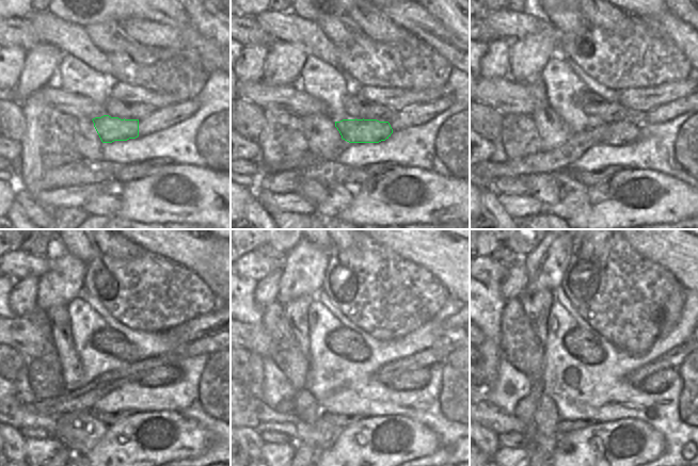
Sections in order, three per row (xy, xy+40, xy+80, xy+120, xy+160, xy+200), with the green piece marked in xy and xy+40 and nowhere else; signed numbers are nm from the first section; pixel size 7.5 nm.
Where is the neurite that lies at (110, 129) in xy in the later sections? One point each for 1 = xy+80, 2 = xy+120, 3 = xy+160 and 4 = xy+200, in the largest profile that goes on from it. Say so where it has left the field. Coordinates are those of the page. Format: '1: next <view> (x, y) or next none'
1: next xy+80 (625, 132)
2: next xy+120 (148, 372)
3: next xy+160 (417, 379)
4: next xy+200 (659, 382)

